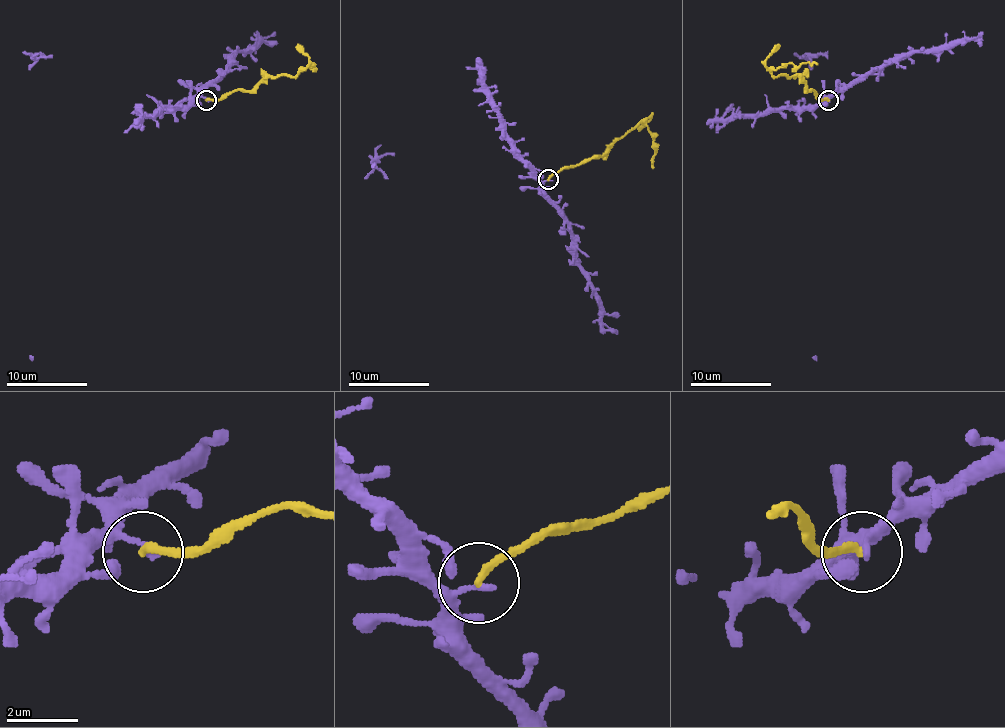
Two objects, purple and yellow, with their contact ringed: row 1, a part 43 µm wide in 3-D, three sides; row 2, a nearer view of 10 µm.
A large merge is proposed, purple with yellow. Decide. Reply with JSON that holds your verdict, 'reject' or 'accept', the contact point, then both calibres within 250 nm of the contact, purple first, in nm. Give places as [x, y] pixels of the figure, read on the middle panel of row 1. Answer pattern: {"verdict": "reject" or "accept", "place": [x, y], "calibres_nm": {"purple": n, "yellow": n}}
{"verdict": "reject", "place": [548, 179], "calibres_nm": {"purple": 200, "yellow": 200}}

